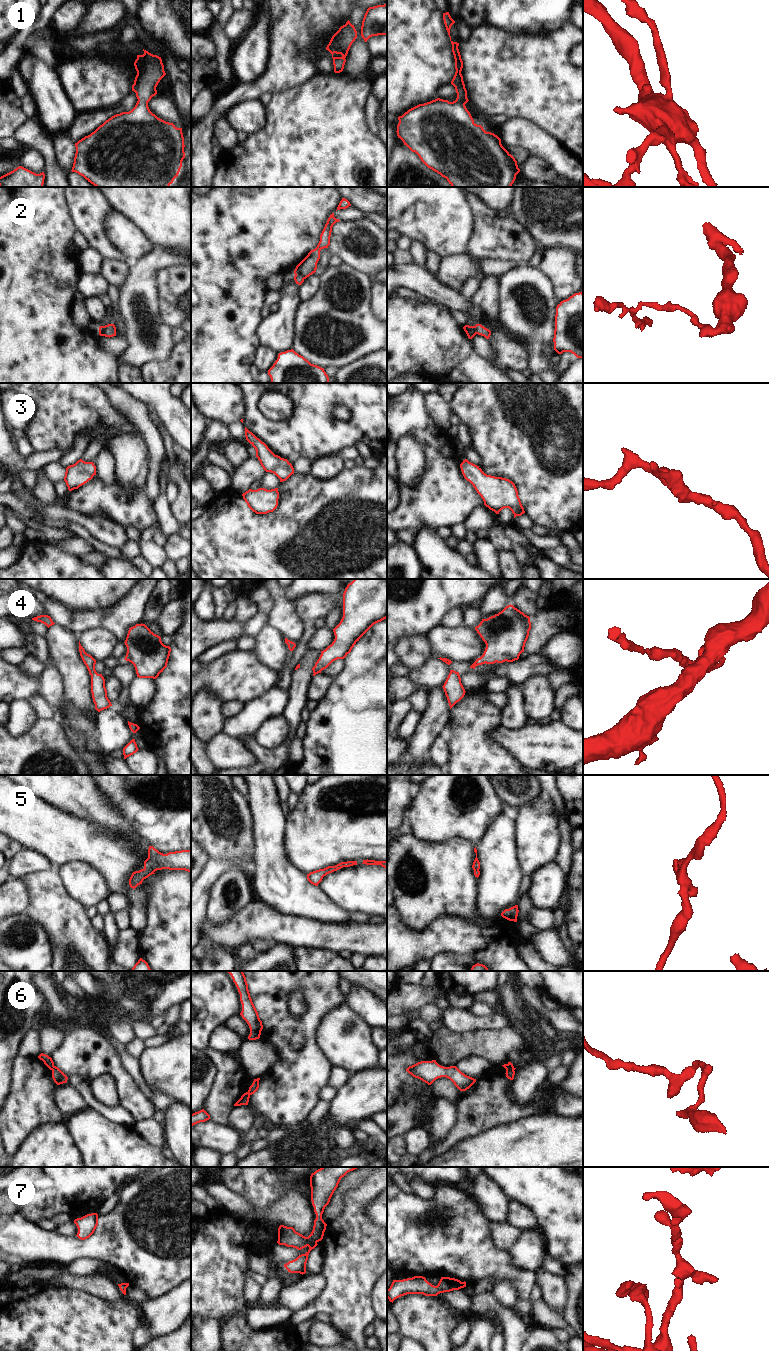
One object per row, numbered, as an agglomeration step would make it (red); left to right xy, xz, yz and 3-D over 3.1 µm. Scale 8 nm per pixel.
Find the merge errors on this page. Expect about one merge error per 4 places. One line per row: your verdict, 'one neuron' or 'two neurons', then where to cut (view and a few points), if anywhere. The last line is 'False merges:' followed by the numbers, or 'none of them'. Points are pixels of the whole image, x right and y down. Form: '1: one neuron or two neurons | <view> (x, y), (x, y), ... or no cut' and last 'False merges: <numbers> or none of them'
1: one neuron | no cut
2: two neurons | xz (295, 273), (304, 278)
3: one neuron | no cut
4: one neuron | no cut
5: one neuron | no cut
6: two neurons | xy (54, 1066), (51, 1069)
7: one neuron | no cut
False merges: 2, 6

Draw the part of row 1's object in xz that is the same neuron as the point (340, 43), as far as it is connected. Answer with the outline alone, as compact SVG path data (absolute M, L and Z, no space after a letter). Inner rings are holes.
M349 20L332 36L326 50L332 54L335 73L343 71L346 62L345 58L356 38L357 31Z

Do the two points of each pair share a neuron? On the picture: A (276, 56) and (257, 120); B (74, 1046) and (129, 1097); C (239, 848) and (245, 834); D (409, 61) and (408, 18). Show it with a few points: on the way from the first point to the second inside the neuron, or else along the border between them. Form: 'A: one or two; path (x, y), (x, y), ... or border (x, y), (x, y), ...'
A: two; border (257, 98), (242, 100), (234, 105)
B: one; path (90, 1053), (106, 1067), (110, 1067), (124, 1081)
C: one; path (239, 845), (239, 840), (242, 837)
D: one; path (408, 50), (408, 29)

